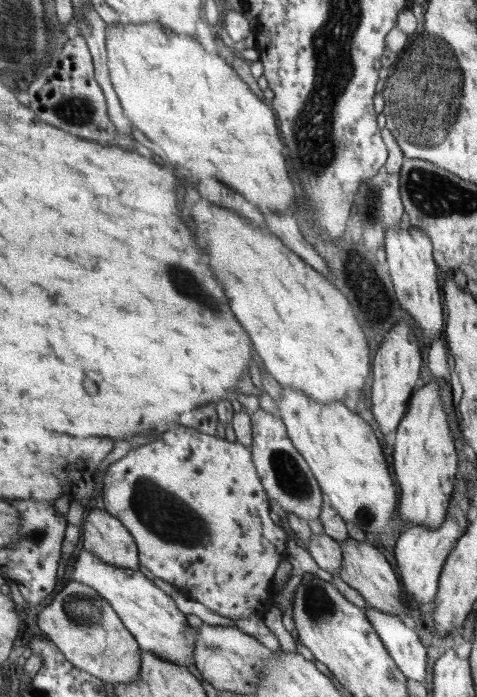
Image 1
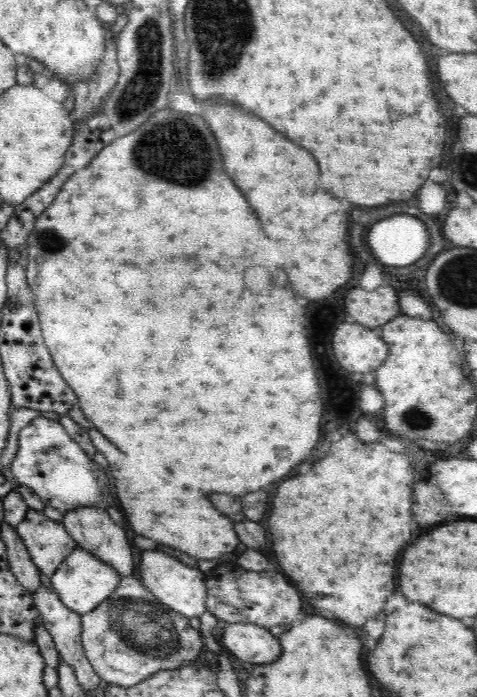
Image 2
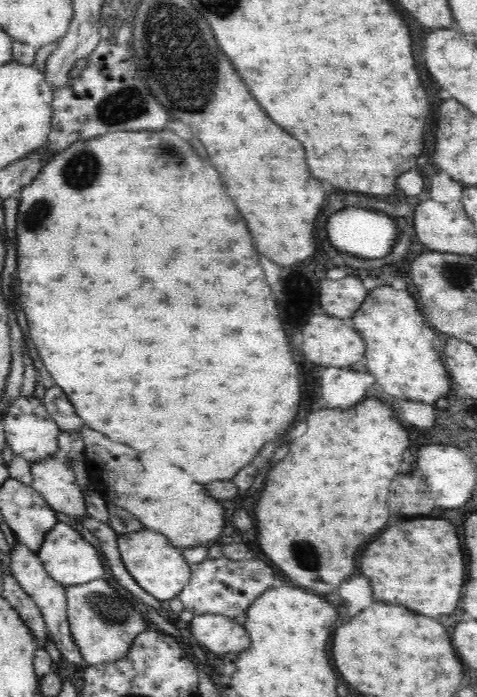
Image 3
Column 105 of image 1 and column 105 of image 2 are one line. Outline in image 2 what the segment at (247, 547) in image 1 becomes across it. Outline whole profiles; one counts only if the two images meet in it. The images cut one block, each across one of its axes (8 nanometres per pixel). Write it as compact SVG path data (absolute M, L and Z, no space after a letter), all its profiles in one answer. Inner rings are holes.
M39 416L20 429L18 449L10 468L19 484L38 494L45 506L57 508L62 514L76 507L106 510L110 504L115 506L111 486L108 490L105 480L106 469L90 459L54 419Z

